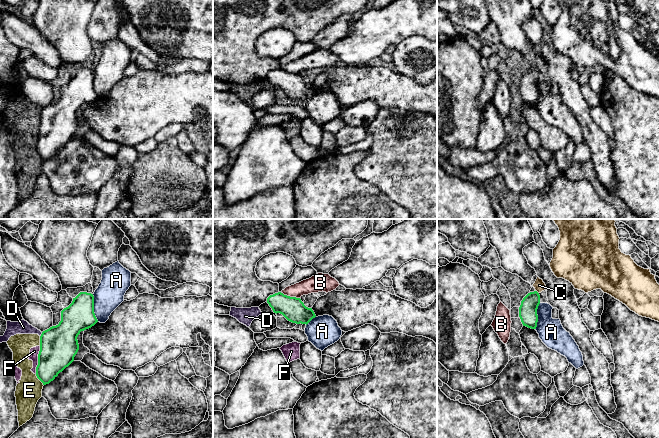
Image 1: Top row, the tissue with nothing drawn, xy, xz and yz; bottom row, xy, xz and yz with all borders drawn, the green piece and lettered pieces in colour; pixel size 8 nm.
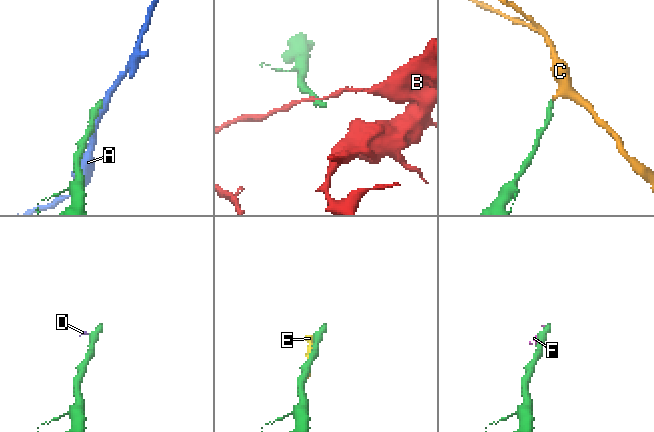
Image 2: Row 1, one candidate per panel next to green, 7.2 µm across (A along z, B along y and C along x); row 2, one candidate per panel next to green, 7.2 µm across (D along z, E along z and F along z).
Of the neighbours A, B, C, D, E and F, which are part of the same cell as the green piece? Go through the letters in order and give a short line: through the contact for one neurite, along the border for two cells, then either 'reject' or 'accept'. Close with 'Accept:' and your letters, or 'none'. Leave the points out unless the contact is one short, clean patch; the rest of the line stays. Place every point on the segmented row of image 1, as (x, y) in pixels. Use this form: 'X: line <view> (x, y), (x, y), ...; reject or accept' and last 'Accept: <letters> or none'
A: line xy (92, 294), (93, 312), (98, 321); reject
B: reject
C: line yz (528, 309), (530, 302), (537, 292), (539, 285); accept
D: line xy (42, 332), (40, 336); reject
E: reject
F: line xy (40, 346), (35, 373); reject
Accept: C

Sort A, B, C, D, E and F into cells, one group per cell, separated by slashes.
A / B / C / D E F

